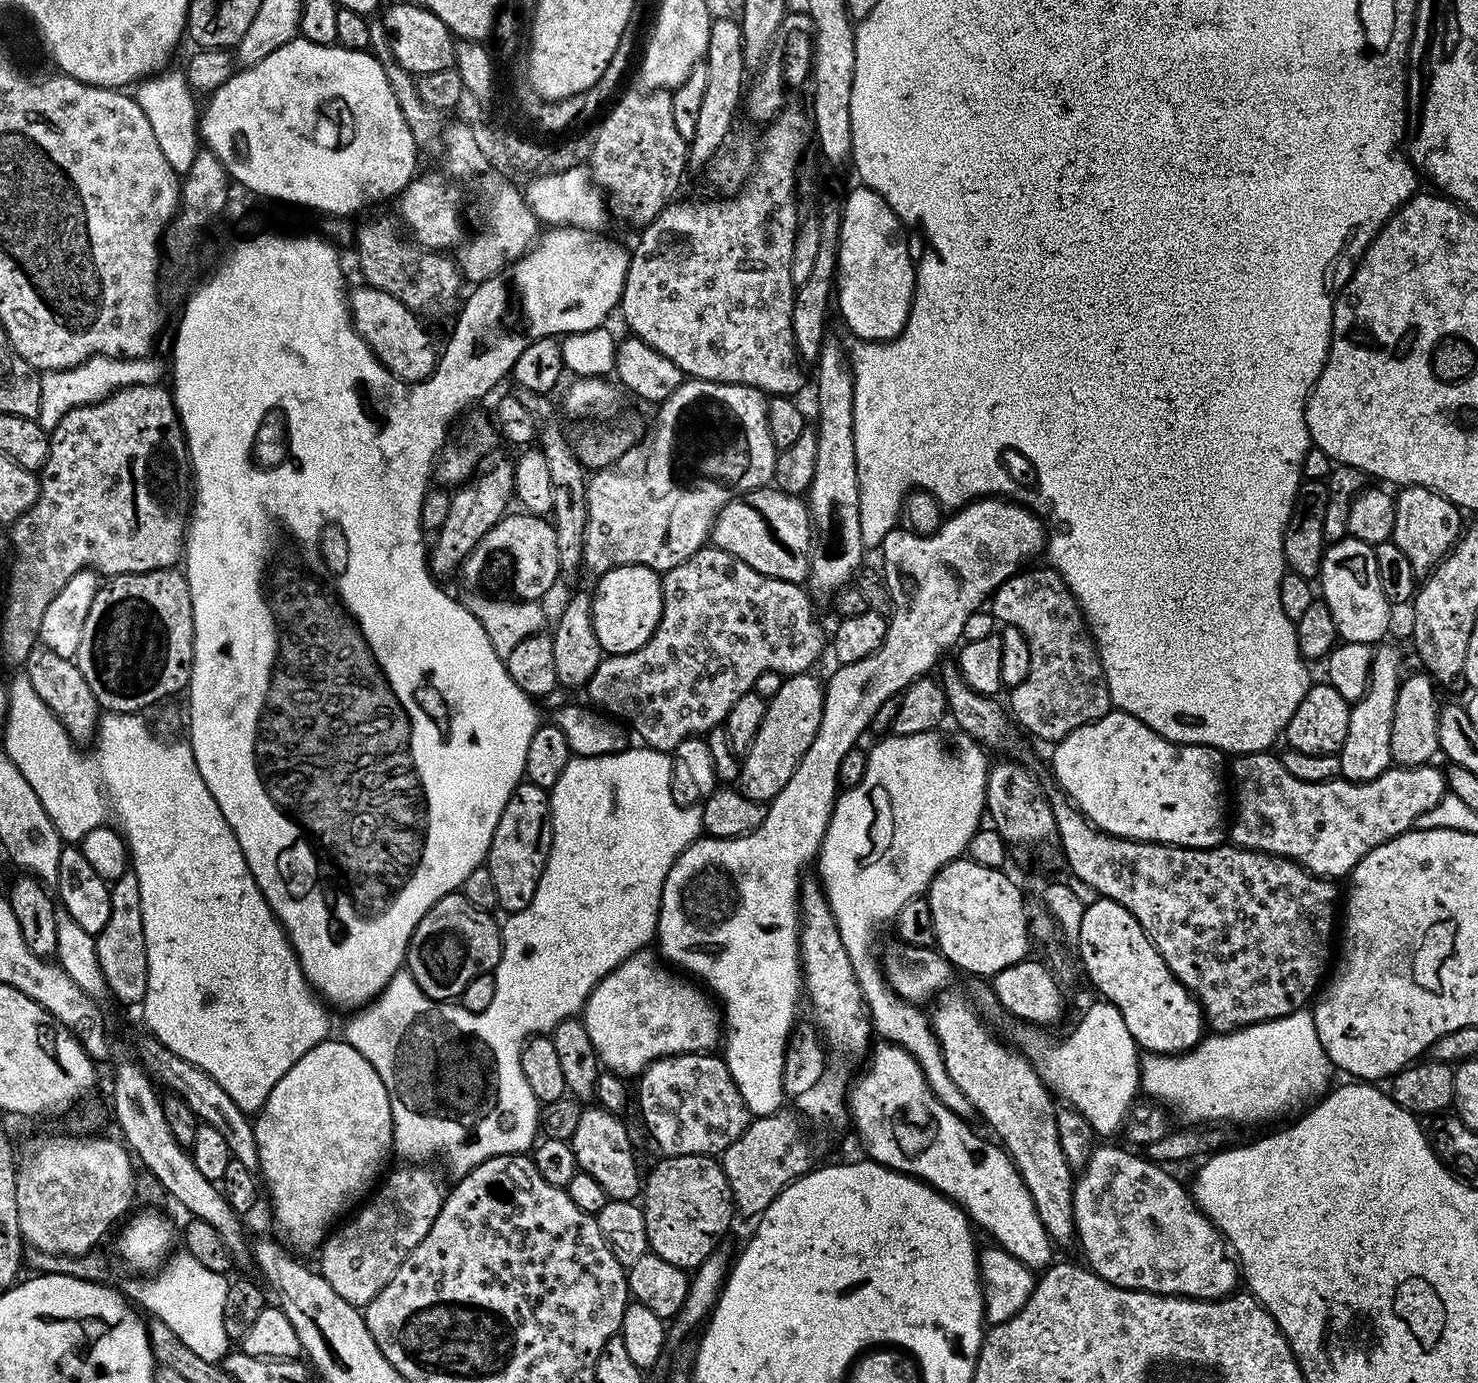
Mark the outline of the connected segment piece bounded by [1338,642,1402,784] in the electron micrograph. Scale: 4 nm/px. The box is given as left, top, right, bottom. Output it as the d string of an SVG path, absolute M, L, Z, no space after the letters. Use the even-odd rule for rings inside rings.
M1384 642L1372 653L1372 671L1368 674L1368 687L1364 697L1351 705L1350 730L1340 751L1340 774L1345 780L1361 784L1378 778L1387 768L1393 767L1390 754L1390 722L1394 722L1394 702L1400 689L1400 652L1394 645Z

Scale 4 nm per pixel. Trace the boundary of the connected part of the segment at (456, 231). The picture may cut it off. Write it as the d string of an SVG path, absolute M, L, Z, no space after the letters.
M440 174L439 176L417 175L404 187L404 191L395 201L396 208L400 211L398 220L420 247L430 252L444 252L455 249L461 243L465 232L460 225L460 207L464 204L464 196L460 190L462 191L462 188L459 183L449 182Z

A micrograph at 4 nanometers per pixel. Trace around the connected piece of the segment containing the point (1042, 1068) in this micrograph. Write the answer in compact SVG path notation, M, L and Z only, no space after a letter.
M1099 1003L1089 1006L1088 1013L1061 1044L1032 1026L1024 1026L1020 1036L1024 1039L1024 1055L1049 1092L1079 1110L1101 1137L1112 1138L1123 1129L1132 1101L1137 1099L1141 1057L1130 1030L1126 1030L1126 1022L1122 1022L1122 1014L1118 1014L1113 1004Z

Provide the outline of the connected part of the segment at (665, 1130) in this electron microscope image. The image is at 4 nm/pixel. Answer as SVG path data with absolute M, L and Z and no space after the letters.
M690 1052L662 1057L638 1076L640 1116L664 1156L716 1158L748 1129L746 1102L723 1059L714 1055Z

